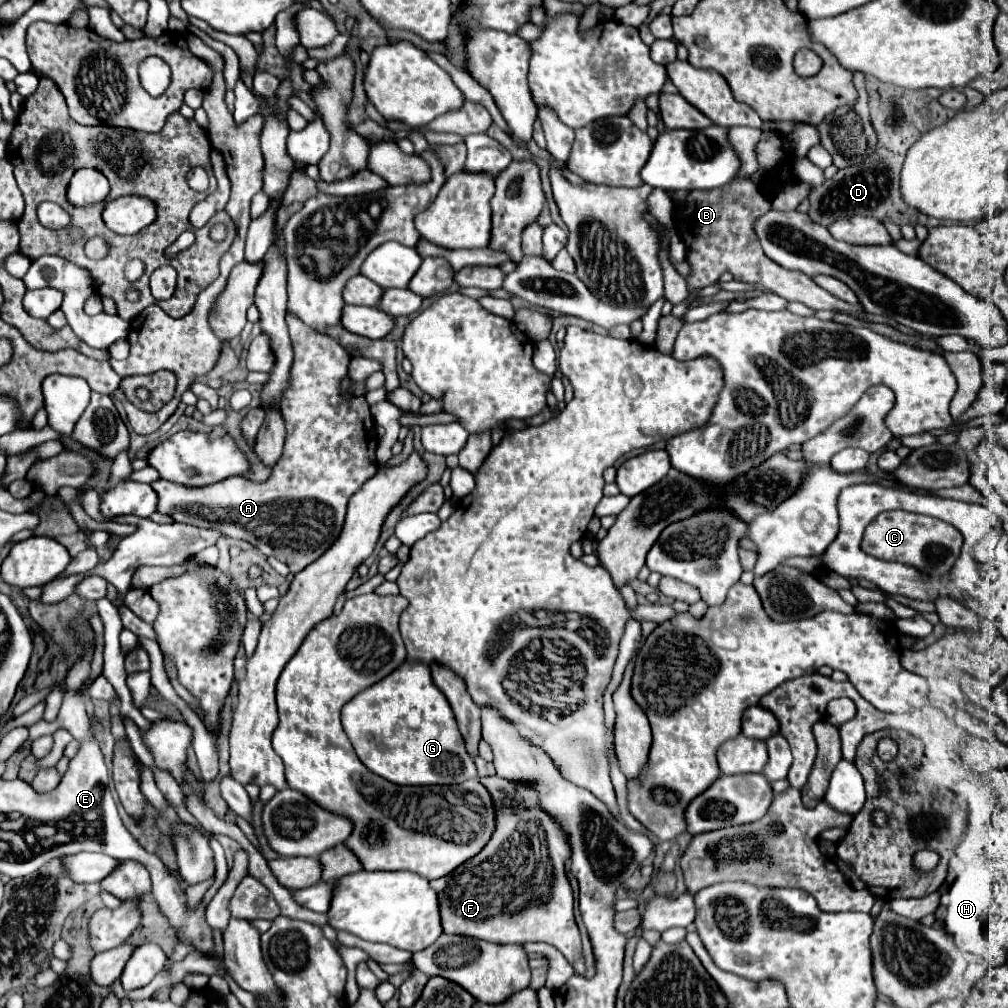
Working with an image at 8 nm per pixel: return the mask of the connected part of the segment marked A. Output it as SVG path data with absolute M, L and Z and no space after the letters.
M287 313L285 317L287 321L287 329L289 329L289 337L291 337L291 343L293 343L293 351L295 351L295 359L293 359L293 367L291 367L291 379L289 379L289 385L287 389L283 391L283 399L281 399L281 413L283 413L283 419L285 419L285 427L287 427L287 437L285 437L285 447L283 447L283 455L281 459L277 461L277 465L273 467L273 475L269 477L269 481L257 485L245 477L235 477L235 479L225 479L223 483L215 483L211 487L179 487L177 483L171 483L171 481L155 481L153 487L155 487L155 493L159 495L159 507L157 511L159 513L167 513L171 515L175 521L179 523L191 523L191 525L199 525L199 527L215 527L223 533L227 533L231 539L241 539L241 541L247 541L251 543L253 547L257 547L263 555L273 555L275 559L283 561L289 565L291 573L299 573L303 567L307 567L307 563L313 563L319 555L323 555L323 551L339 537L339 531L343 527L343 521L345 521L345 509L347 509L347 503L351 499L353 493L357 493L363 483L367 479L371 479L371 475L377 473L377 461L375 461L375 429L373 429L373 419L371 419L371 411L369 411L369 405L365 399L339 399L339 379L343 375L347 375L347 365L349 365L349 355L347 351L331 337L323 335L323 333L317 333L313 331L311 327L307 327L297 315L293 313Z

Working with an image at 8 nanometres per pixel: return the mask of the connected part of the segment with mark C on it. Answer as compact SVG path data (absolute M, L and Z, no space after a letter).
M883 511L867 525L861 541L861 549L877 559L897 561L915 567L917 571L923 571L925 575L943 577L949 575L951 567L955 565L961 553L961 543L963 543L961 533L941 519L907 513L907 511Z

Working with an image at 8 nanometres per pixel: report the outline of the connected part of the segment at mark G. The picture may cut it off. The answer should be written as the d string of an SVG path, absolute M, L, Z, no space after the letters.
M403 661L391 675L377 681L369 689L355 695L341 711L341 723L355 747L361 763L397 785L457 785L467 779L477 779L477 767L467 753L465 739L459 733L457 719L445 695L435 687L429 665Z

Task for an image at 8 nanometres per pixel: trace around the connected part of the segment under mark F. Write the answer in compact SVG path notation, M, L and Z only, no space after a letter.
M481 777L481 785L491 793L495 809L495 831L489 843L449 875L429 881L439 897L443 933L475 937L491 943L543 941L557 947L577 975L585 975L581 937L573 917L573 889L565 875L565 861L571 857L571 843L565 829L553 815L539 807L539 791L529 781L507 781L503 777Z

